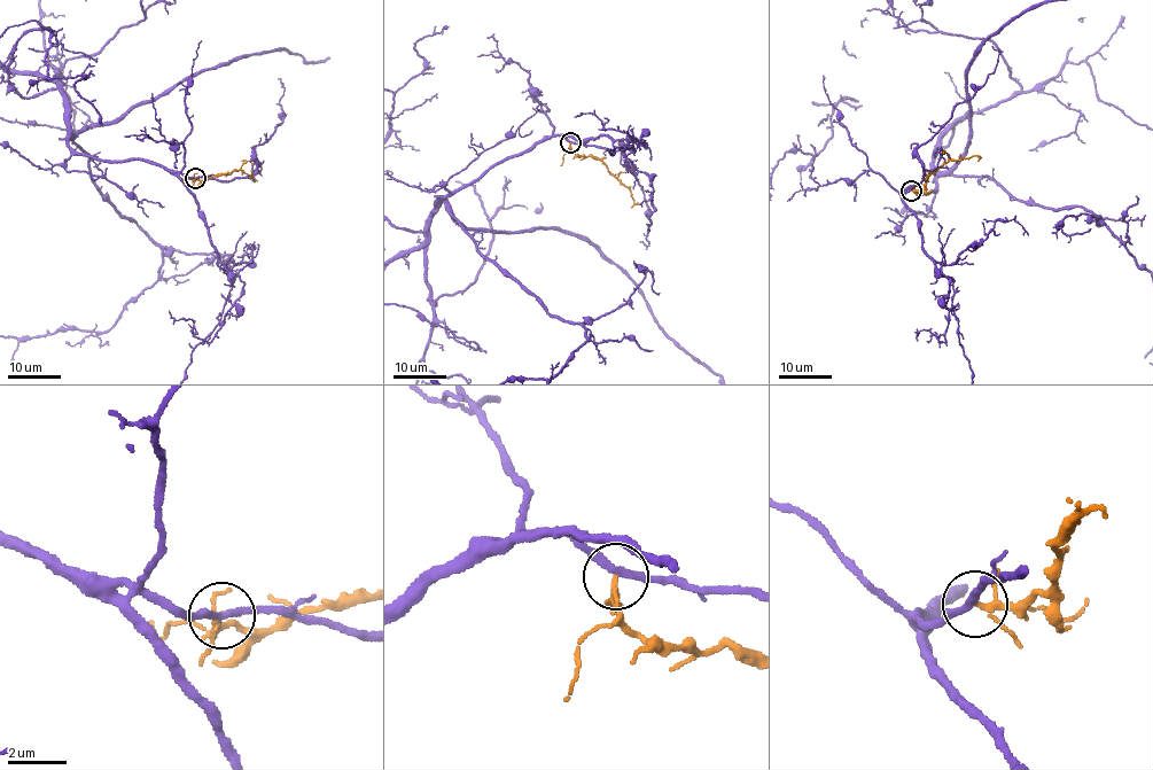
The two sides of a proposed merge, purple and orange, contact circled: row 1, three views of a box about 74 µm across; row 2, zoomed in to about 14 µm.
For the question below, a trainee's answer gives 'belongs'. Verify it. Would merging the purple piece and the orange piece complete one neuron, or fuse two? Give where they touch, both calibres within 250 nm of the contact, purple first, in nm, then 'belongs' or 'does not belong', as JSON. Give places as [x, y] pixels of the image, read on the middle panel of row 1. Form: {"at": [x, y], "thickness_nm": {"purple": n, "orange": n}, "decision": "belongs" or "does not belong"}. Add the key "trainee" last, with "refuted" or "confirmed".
{"at": [570, 142], "thickness_nm": {"purple": 240, "orange": 140}, "decision": "does not belong", "trainee": "refuted"}

